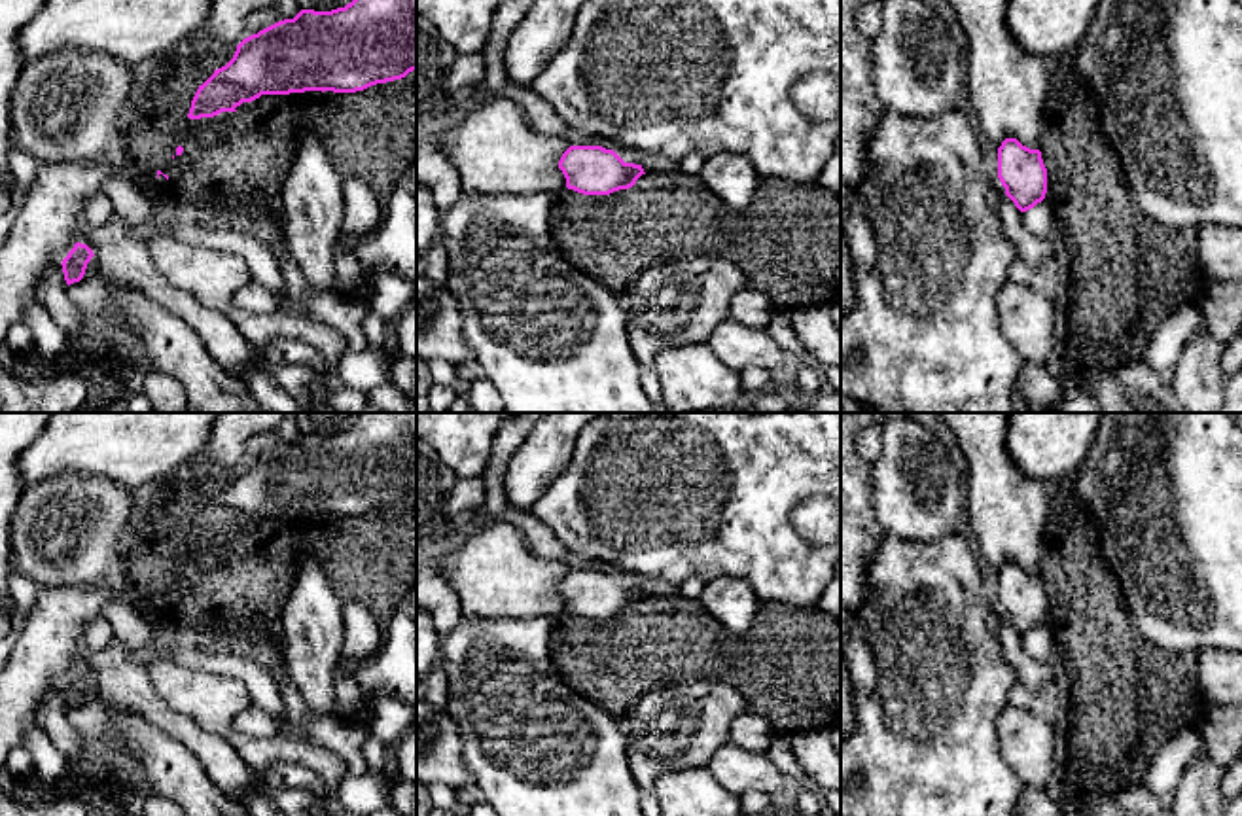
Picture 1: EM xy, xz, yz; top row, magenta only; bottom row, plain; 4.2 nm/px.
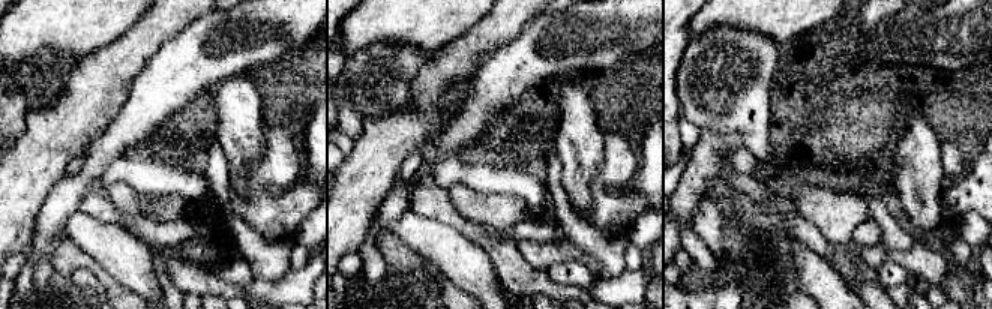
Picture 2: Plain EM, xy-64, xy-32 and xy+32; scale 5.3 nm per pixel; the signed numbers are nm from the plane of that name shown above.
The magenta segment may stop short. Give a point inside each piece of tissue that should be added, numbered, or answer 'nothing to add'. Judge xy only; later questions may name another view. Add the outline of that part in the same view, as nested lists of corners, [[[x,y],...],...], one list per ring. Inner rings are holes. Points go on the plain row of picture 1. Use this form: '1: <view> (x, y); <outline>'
nothing to add

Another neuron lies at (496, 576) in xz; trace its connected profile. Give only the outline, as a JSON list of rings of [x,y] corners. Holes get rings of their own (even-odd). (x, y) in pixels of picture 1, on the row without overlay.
[[[492,523],[481,534],[439,560],[439,572],[462,604],[466,619],[530,619],[566,613],[559,593],[562,577],[570,572],[566,560],[543,560],[532,553],[523,530],[507,523]]]

